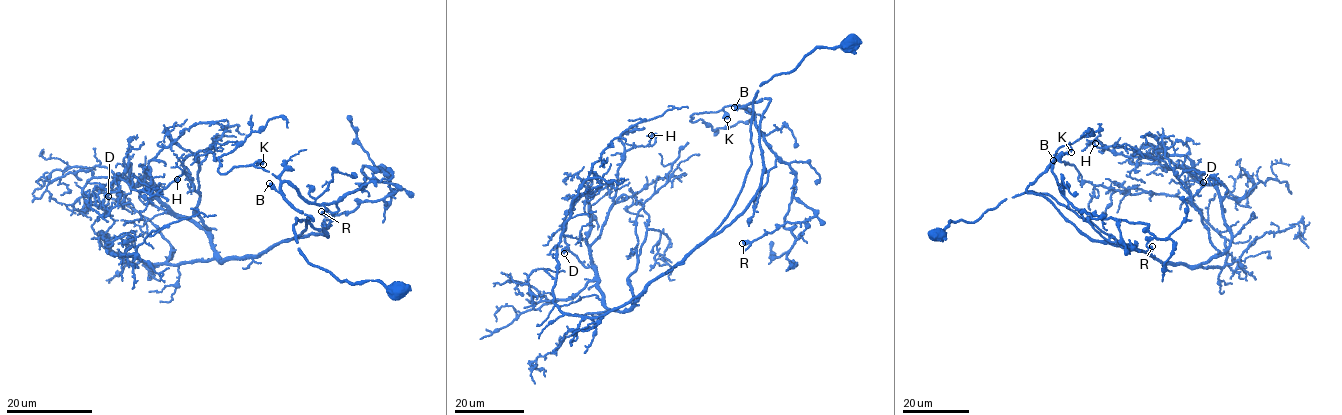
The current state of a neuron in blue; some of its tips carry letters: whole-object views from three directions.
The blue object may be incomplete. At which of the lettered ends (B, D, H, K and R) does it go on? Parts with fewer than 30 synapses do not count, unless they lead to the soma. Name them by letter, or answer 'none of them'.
none of them

